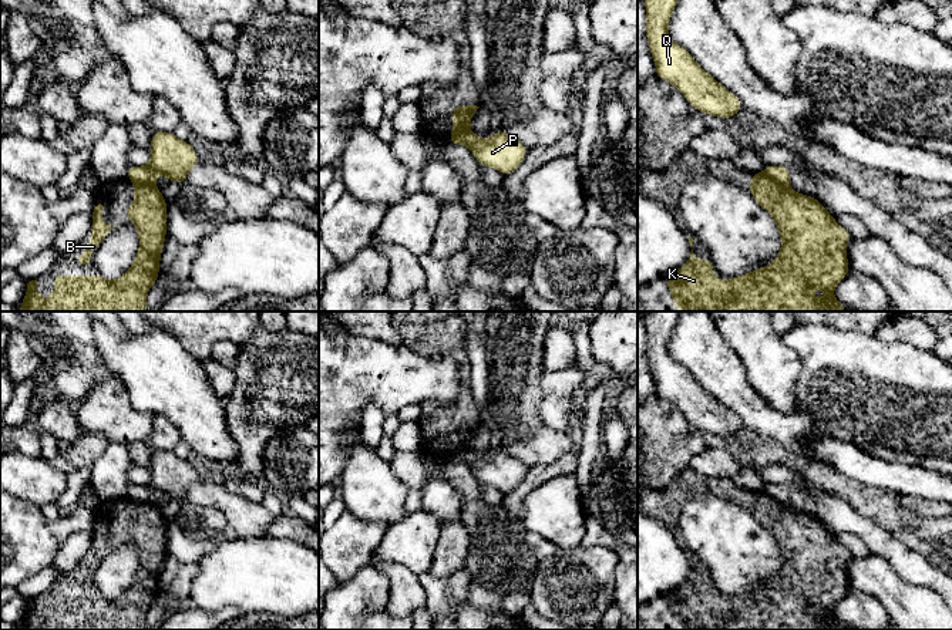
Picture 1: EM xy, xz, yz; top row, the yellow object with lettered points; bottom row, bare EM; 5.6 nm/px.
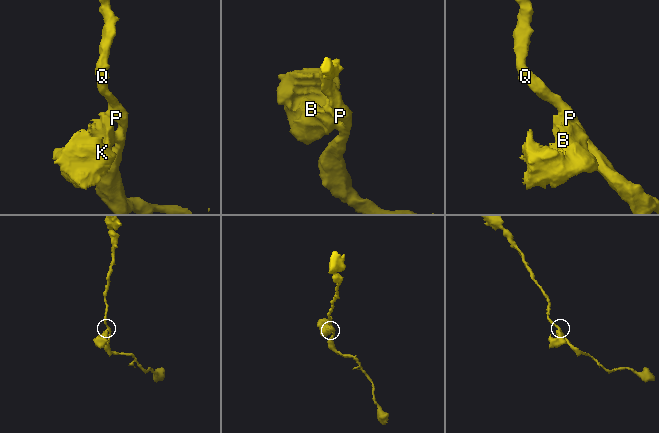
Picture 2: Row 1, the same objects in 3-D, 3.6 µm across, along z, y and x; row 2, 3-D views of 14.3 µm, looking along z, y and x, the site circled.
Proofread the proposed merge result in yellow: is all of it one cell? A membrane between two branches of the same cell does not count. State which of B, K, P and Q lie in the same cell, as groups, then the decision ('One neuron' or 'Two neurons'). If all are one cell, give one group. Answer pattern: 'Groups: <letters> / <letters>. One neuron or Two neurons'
Groups: B K / P Q. Two neurons

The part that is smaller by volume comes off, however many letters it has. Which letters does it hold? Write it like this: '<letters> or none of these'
B, K

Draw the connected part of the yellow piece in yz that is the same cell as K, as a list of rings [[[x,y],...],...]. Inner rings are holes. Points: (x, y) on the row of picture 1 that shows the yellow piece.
[[[764,172],[750,175],[750,196],[771,215],[778,228],[781,250],[777,257],[766,267],[720,282],[713,274],[712,259],[697,259],[692,249],[690,259],[675,274],[665,279],[667,292],[673,296],[673,306],[679,311],[847,311],[837,300],[834,287],[848,276],[851,269],[845,247],[852,236],[834,220],[834,216],[817,198],[797,193],[790,186],[777,183]],[[810,289],[824,289],[828,296],[815,299],[808,293]]]

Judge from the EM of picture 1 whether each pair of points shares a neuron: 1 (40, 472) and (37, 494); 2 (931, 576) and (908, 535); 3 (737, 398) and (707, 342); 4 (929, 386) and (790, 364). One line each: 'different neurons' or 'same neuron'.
1: same neuron
2: different neurons
3: same neuron
4: different neurons

